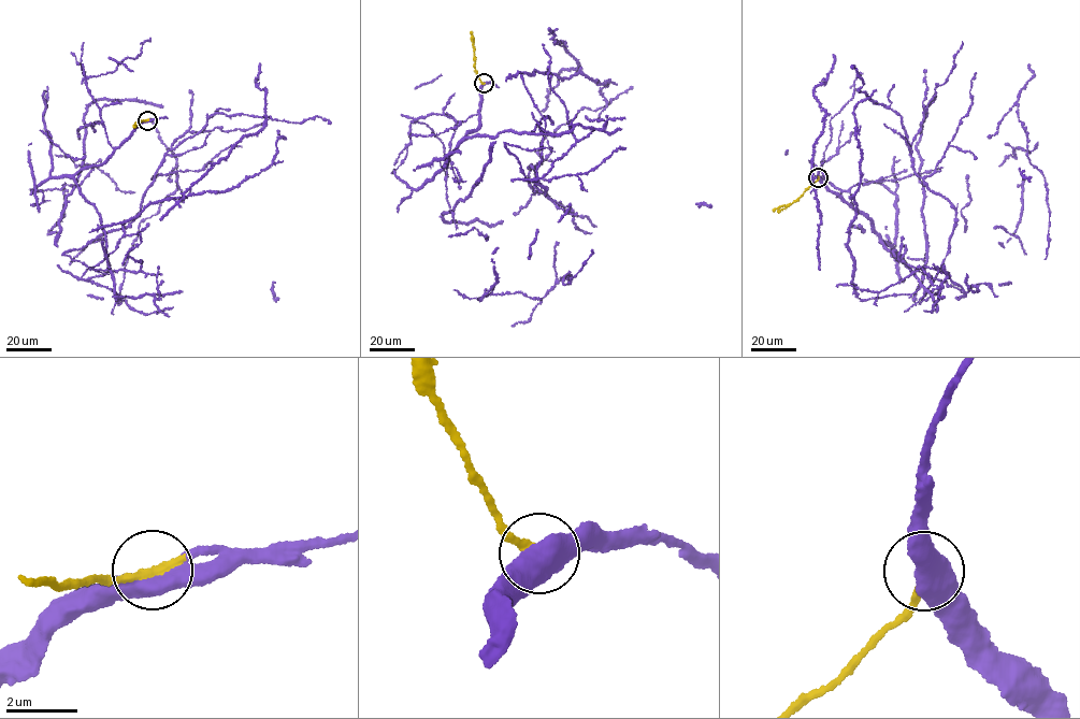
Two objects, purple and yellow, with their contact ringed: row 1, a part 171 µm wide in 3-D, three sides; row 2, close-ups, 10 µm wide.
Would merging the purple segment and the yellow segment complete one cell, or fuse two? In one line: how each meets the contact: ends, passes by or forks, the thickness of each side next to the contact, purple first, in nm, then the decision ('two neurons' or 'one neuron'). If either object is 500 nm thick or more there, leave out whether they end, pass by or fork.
600 nm thick on the purple side, 280 nm on the other; one neuron

